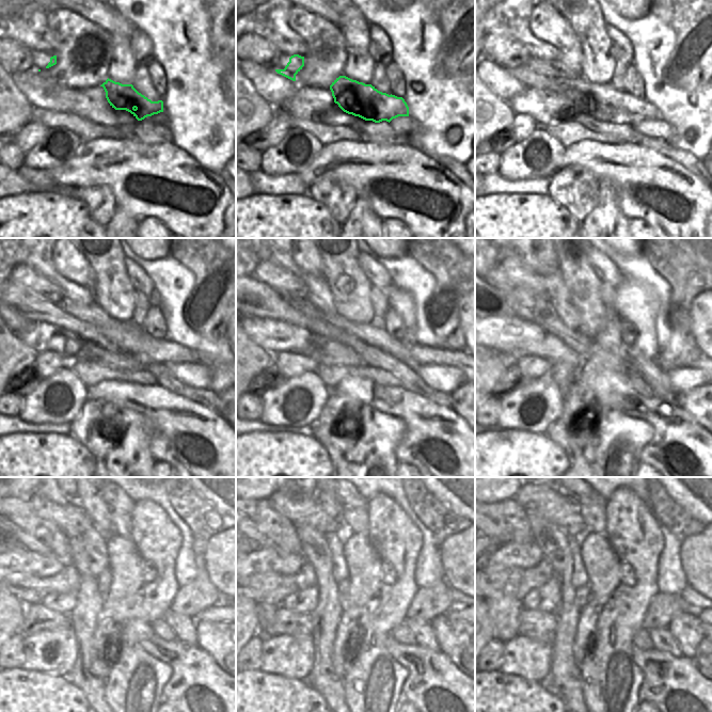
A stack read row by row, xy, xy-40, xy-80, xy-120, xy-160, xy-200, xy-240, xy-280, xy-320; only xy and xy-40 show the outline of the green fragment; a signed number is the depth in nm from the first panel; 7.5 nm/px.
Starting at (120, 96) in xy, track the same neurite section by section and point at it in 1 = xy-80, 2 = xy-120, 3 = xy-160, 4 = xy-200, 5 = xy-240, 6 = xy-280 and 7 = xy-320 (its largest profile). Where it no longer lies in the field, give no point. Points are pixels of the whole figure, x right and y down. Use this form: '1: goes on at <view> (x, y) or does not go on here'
1: goes on at xy-80 (604, 103)
2: goes on at xy-120 (90, 322)
3: goes on at xy-160 (378, 349)
4: goes on at xy-200 (496, 296)
5: goes on at xy-240 (18, 526)
6: goes on at xy-280 (257, 524)
7: goes on at xy-320 (505, 521)

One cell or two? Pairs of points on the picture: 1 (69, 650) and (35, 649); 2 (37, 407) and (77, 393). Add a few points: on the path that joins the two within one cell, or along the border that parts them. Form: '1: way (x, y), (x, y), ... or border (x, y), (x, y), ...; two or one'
1: way (61, 642), (54, 639), (44, 644); one
2: way (50, 415), (62, 417), (74, 406); one

